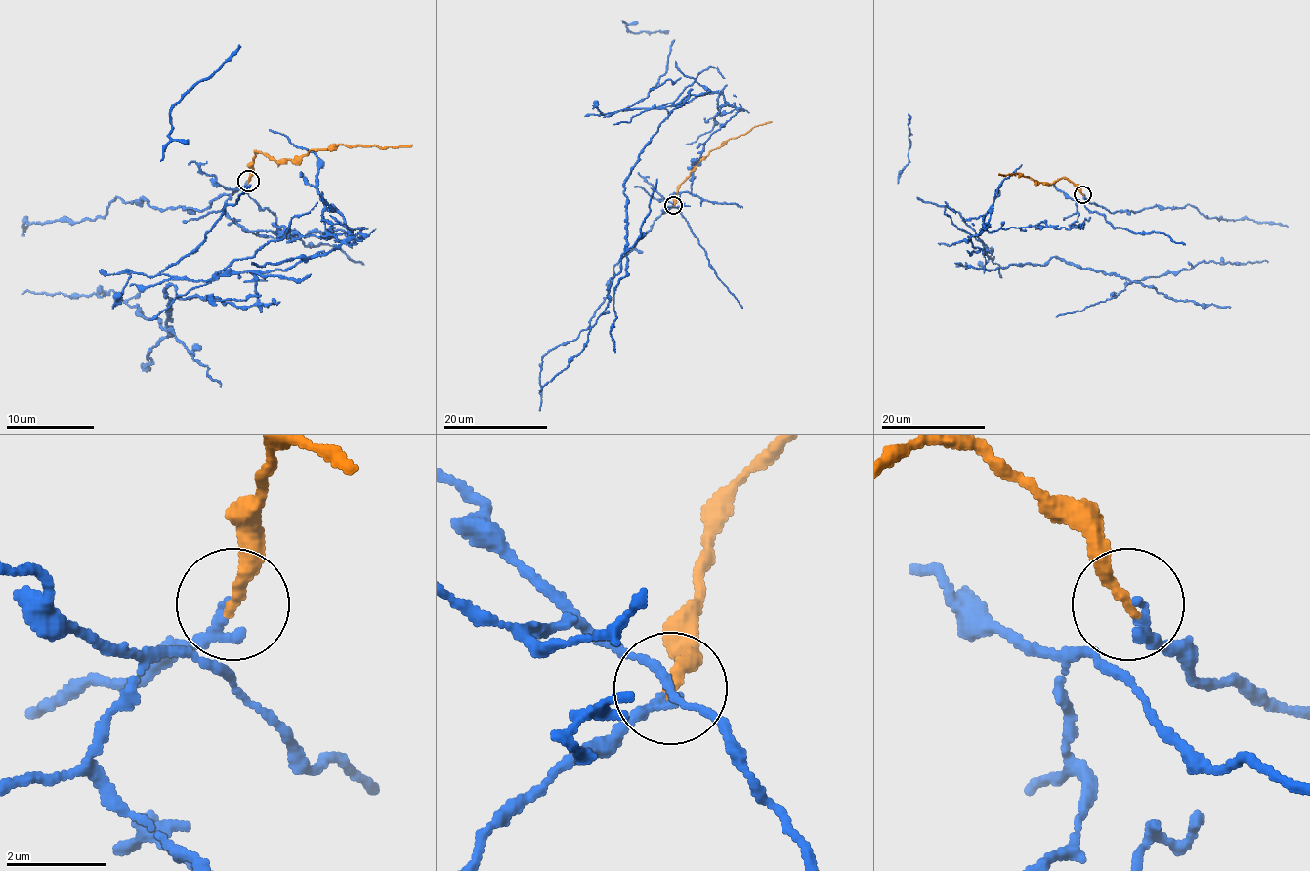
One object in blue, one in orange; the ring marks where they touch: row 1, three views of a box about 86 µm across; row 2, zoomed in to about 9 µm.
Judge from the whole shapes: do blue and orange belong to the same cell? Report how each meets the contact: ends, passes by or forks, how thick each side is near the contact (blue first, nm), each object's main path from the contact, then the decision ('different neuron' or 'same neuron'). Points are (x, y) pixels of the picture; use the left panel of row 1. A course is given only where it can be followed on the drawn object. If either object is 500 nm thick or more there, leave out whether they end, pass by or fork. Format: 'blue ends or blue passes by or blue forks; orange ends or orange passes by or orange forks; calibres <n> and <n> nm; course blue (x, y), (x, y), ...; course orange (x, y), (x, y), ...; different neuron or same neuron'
blue passes by; orange ends; calibres 120 and 240 nm; course blue (249, 182), (249, 231), (354, 243), (253, 305), (172, 284), (163, 326), (22, 293); course orange (249, 182), (258, 152), (274, 161), (286, 161), (343, 144), (383, 148), (413, 144); different neuron

